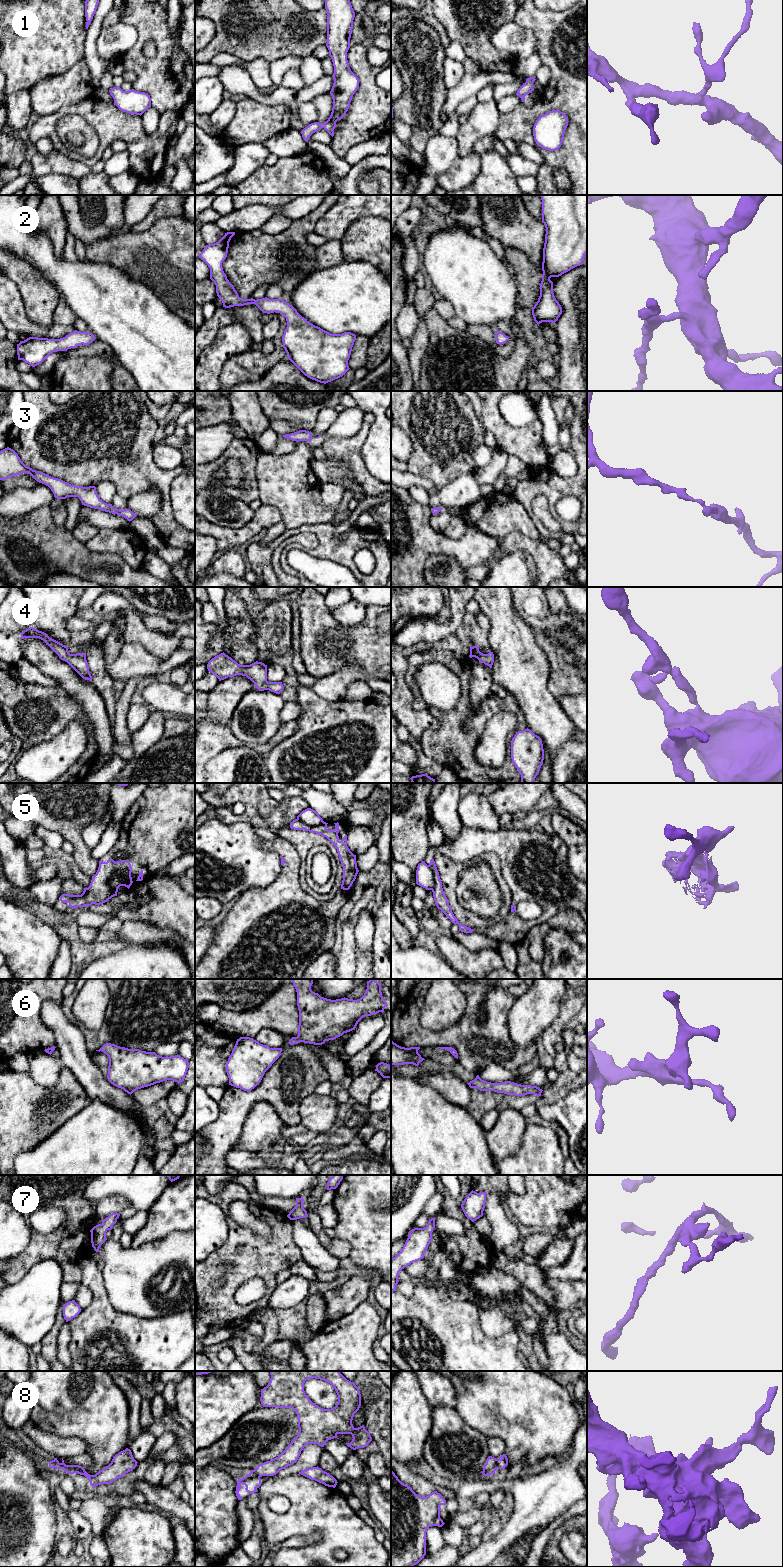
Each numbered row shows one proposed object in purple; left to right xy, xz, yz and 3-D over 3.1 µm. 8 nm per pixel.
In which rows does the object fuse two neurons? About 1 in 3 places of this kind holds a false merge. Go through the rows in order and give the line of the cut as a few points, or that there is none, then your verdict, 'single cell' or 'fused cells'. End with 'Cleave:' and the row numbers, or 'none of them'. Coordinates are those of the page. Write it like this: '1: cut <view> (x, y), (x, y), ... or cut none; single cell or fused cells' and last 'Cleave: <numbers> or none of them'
1: cut none; single cell
2: cut none; single cell
3: cut none; single cell
4: cut none; single cell
5: cut xy (120, 871), (115, 872), (111, 877), (111, 884), (115, 888); fused cells
6: cut none; single cell
7: cut none; single cell
8: cut xz (249, 1473), (259, 1477); fused cells
Cleave: 5, 8

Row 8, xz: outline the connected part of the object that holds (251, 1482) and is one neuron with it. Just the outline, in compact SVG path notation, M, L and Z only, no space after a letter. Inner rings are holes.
M247 1474L245 1477L238 1479L235 1491L238 1500L243 1499L239 1494L242 1484L246 1486L245 1490L248 1493L252 1494L258 1491L257 1489L261 1486L262 1482L259 1476L254 1476L251 1474Z

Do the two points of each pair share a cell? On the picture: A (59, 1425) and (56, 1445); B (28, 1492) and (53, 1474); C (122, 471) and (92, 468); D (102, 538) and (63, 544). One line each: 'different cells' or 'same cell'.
A: different cells
B: different cells
C: same cell
D: different cells

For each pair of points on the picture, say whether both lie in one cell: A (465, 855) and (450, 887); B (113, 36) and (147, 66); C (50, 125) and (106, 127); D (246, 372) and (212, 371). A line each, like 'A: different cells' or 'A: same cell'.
A: different cells
B: different cells
C: same cell
D: different cells

